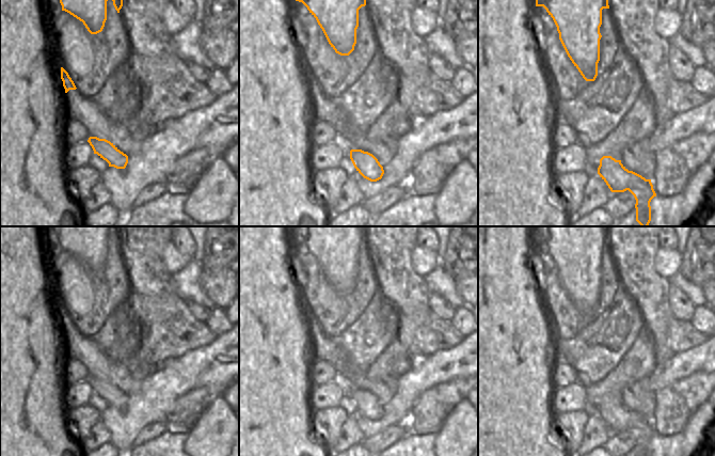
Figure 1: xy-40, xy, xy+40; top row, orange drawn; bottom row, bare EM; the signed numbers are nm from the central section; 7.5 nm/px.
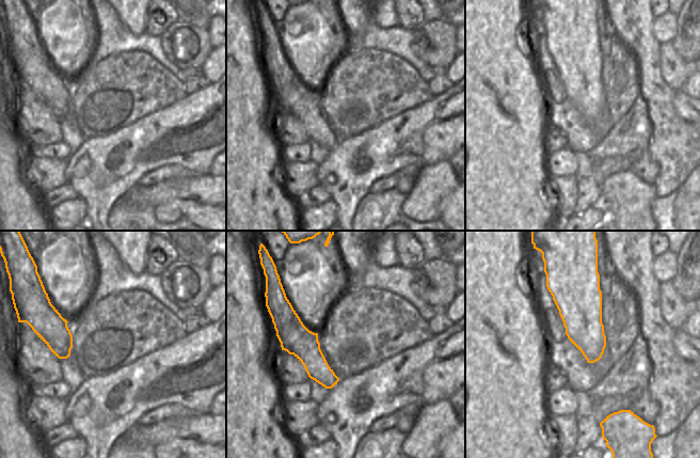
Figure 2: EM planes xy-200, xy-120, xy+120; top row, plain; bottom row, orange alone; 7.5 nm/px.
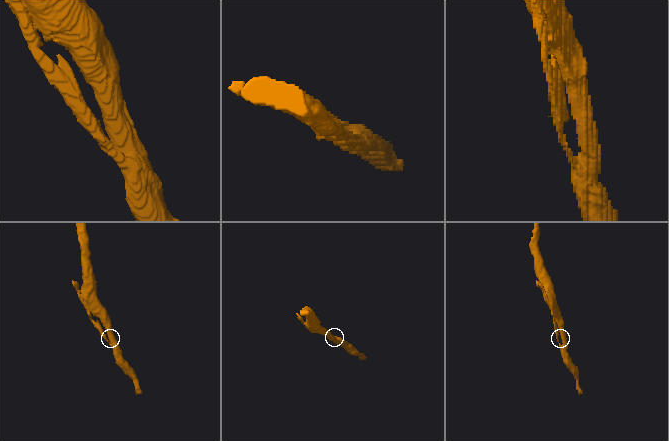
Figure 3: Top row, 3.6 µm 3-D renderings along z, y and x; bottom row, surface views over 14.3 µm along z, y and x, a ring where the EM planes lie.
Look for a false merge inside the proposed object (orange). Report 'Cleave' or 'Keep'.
Keep.

